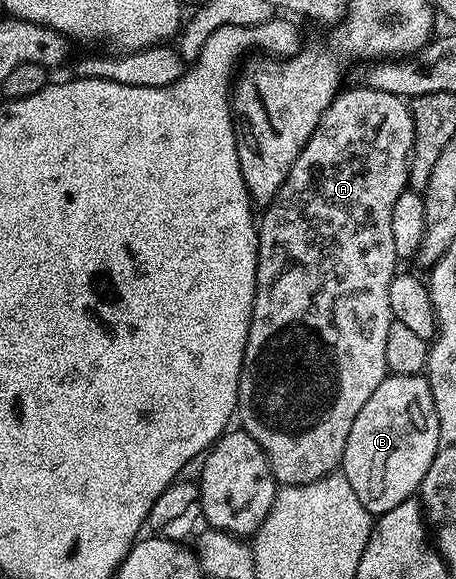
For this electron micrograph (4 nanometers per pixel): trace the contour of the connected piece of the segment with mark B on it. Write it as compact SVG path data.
M423 374L393 375L370 393L370 401L362 405L358 417L354 417L354 425L350 425L350 437L346 437L342 473L354 493L358 493L358 501L366 505L366 509L374 517L385 515L394 505L402 505L402 501L413 498L419 492L422 481L434 461L434 453L438 449L438 409L434 403L434 393L427 378Z

